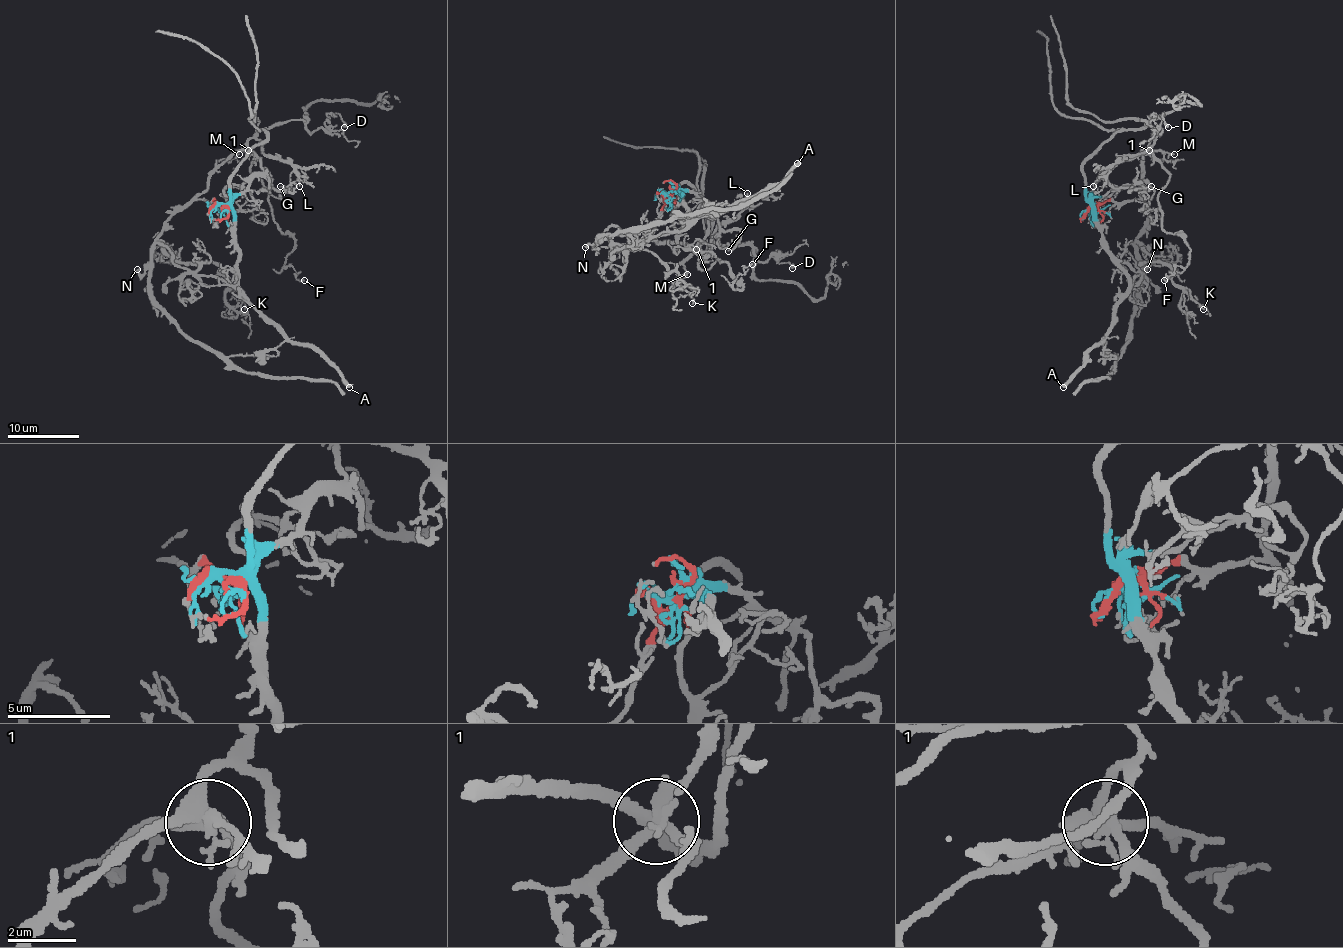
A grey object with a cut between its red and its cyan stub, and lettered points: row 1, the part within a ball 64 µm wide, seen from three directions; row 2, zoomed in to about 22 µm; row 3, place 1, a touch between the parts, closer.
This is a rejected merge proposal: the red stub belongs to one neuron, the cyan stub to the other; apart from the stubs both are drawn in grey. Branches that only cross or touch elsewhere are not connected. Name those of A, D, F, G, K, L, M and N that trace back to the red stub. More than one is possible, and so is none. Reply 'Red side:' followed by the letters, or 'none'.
Red side: F, K, L, N

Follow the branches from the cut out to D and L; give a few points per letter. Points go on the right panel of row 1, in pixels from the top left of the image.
D: (1090, 209), (1082, 166), (1110, 137), (1137, 129), (1146, 119), (1162, 131), (1156, 128), (1162, 113), (1167, 128)
L: (1090, 207), (1110, 202), (1129, 202), (1138, 196), (1142, 151), (1153, 138), (1151, 146), (1120, 158), (1093, 185)

